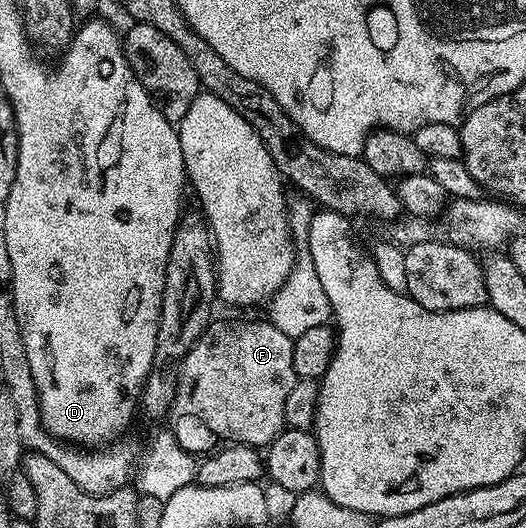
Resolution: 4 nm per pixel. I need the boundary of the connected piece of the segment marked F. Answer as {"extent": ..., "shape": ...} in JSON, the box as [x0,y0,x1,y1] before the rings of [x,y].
{"extent":[168,318,299,450],"shape":[[[262,318],[262,320],[218,320],[215,319],[204,330],[202,336],[187,352],[187,356],[183,358],[182,364],[179,366],[178,372],[178,389],[174,395],[174,401],[170,407],[170,414],[168,417],[169,431],[174,433],[174,437],[180,442],[182,448],[190,448],[190,435],[199,428],[198,444],[202,448],[206,448],[209,444],[217,445],[219,442],[226,444],[248,444],[252,448],[259,450],[265,449],[270,445],[274,439],[284,431],[287,427],[285,422],[284,406],[287,401],[288,394],[291,393],[295,383],[299,380],[299,376],[294,369],[294,362],[292,360],[292,350],[294,349],[294,340],[288,335],[284,334],[284,330],[280,330],[271,324],[269,319]]]}

